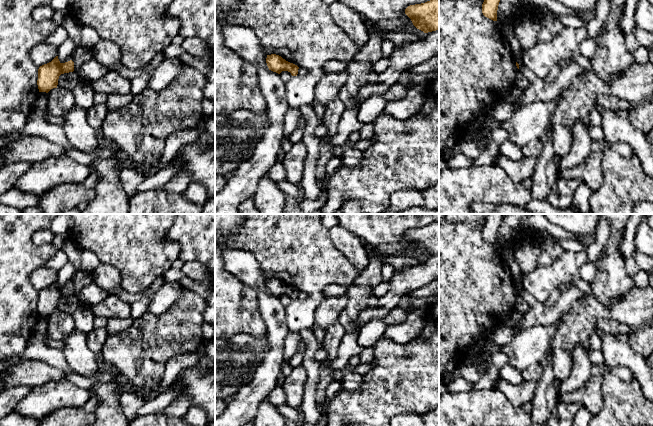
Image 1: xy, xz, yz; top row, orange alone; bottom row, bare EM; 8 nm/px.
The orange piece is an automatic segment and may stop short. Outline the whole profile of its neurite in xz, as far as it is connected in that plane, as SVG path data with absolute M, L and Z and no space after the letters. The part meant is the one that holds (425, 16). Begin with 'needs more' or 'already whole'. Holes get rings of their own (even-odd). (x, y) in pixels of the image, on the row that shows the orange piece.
already whole | M439 0L410 5L405 9L405 14L424 33L439 30Z

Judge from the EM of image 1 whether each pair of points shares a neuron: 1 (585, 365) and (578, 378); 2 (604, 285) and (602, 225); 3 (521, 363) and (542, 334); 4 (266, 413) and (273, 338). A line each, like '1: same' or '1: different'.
1: same
2: different
3: same
4: different

